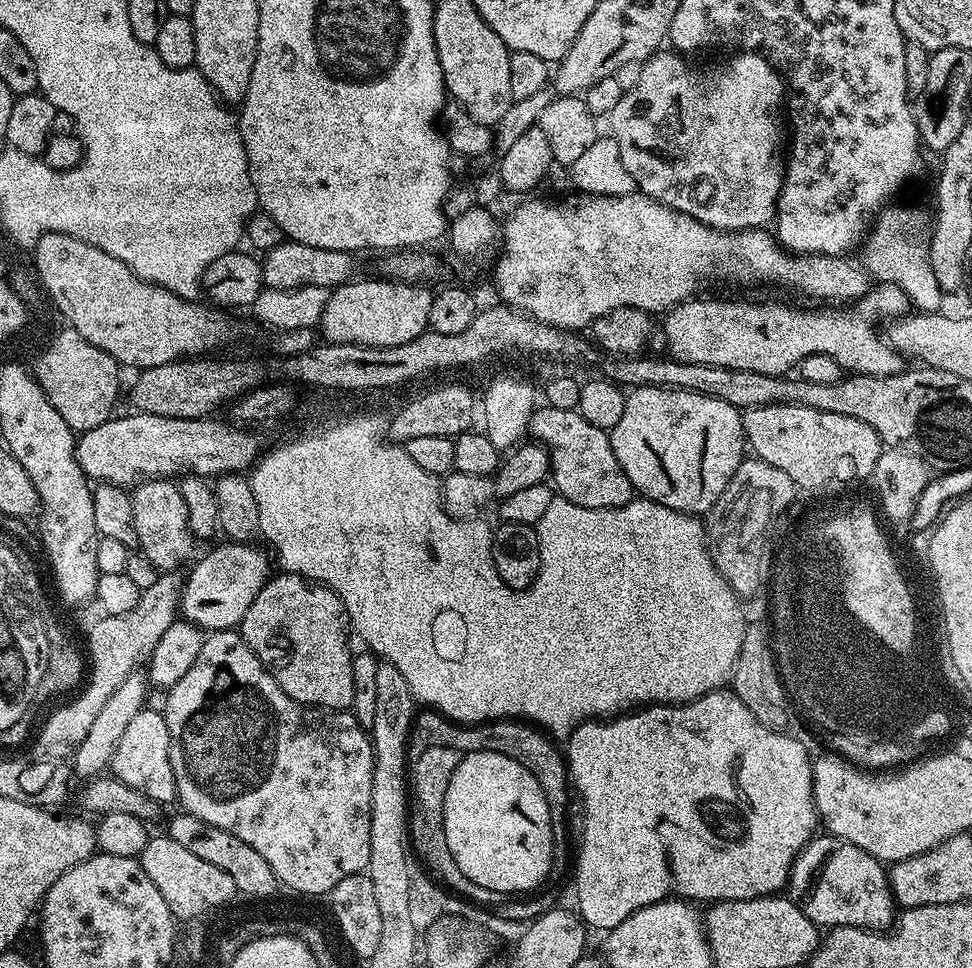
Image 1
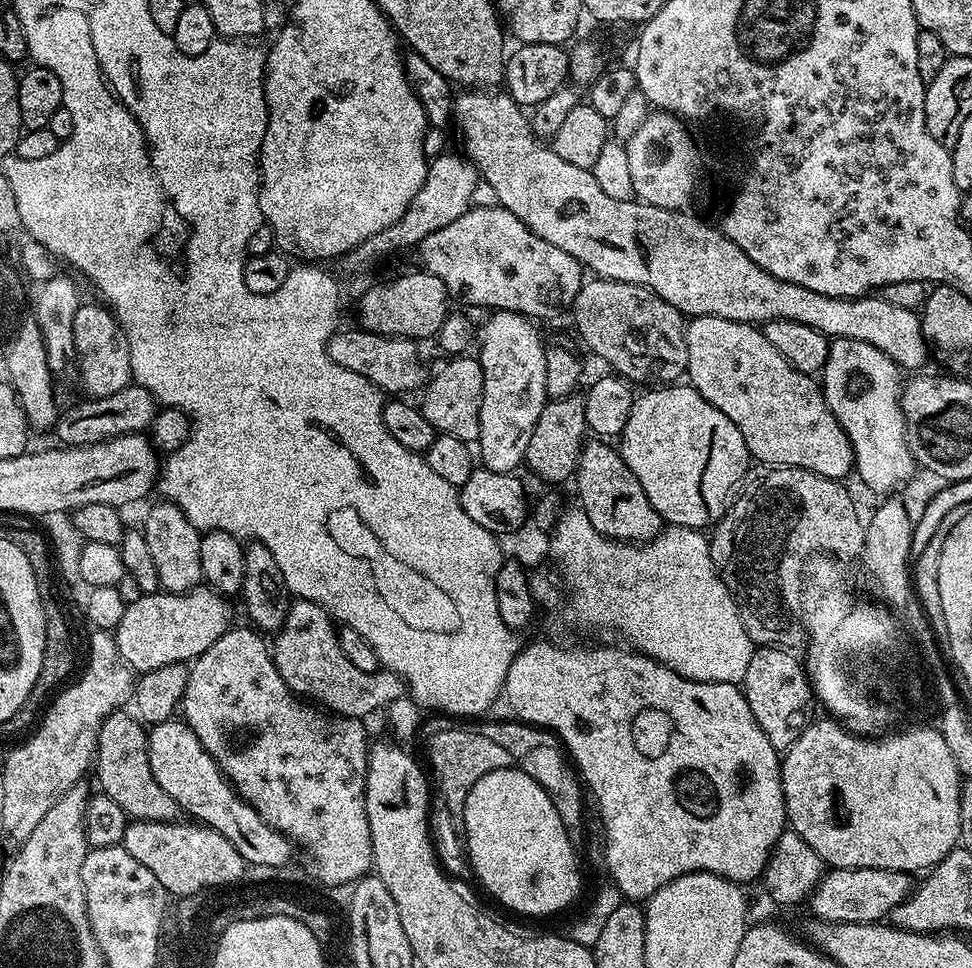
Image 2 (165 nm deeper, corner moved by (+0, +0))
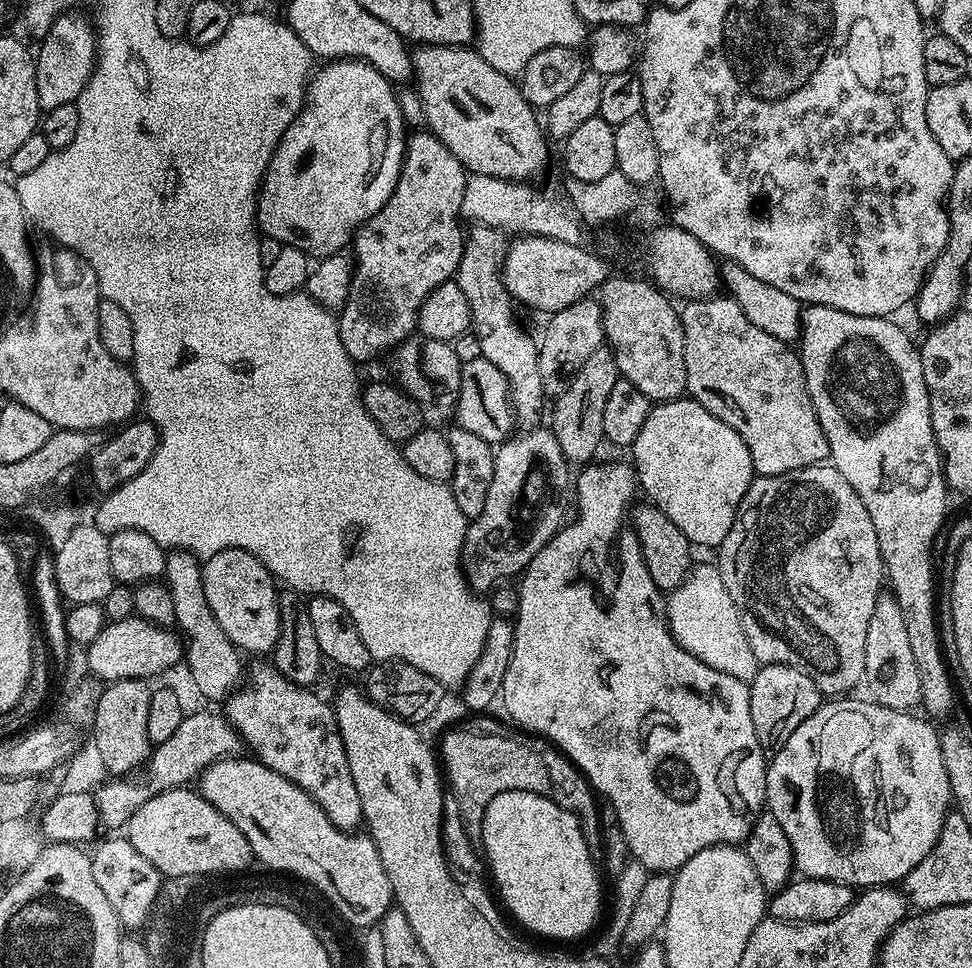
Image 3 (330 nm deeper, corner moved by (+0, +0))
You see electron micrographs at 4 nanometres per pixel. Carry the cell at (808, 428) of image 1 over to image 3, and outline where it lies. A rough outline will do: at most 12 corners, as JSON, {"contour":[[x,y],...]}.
{"contour":[[727,294],[679,309],[687,395],[756,476],[829,459],[799,355]]}

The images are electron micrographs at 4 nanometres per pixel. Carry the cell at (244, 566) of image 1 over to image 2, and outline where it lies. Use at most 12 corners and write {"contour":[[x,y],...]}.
{"contour":[[207,586],[161,590],[114,629],[136,674],[195,660],[228,632]]}

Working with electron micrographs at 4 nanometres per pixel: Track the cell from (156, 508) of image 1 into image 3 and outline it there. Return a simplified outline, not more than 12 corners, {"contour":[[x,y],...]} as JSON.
{"contour":[[169,551],[162,580],[188,672],[208,700],[241,683],[236,645],[206,602],[201,561]]}

